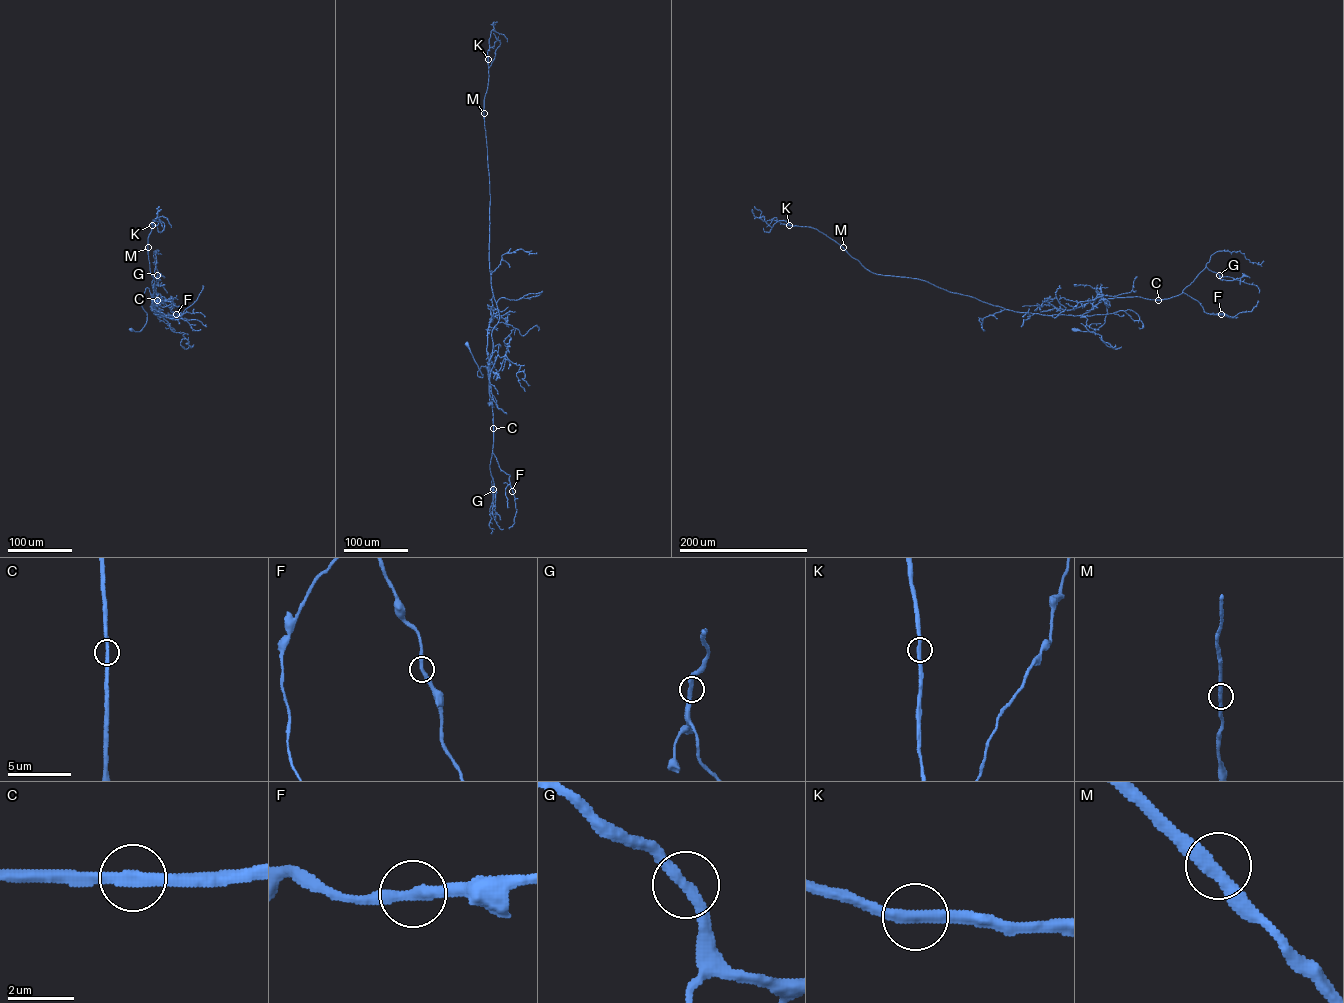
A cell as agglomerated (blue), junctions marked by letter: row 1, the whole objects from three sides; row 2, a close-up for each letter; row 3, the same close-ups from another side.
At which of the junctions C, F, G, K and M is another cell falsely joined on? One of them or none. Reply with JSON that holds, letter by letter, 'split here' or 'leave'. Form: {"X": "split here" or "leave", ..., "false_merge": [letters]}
{"C": "leave", "F": "leave", "G": "leave", "K": "leave", "M": "leave", "false_merge": []}

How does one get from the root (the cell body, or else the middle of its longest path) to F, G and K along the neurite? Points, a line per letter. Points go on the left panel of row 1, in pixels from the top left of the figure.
F: (131, 330), (139, 331), (146, 322), (141, 299), (147, 287), (153, 299), (157, 300), (157, 292), (176, 314)
G: (131, 330), (139, 331), (146, 322), (141, 299), (146, 288), (157, 300), (155, 267), (157, 275)
K: (131, 330), (146, 322), (141, 299), (147, 287), (155, 315), (163, 315), (153, 304), (152, 225)

